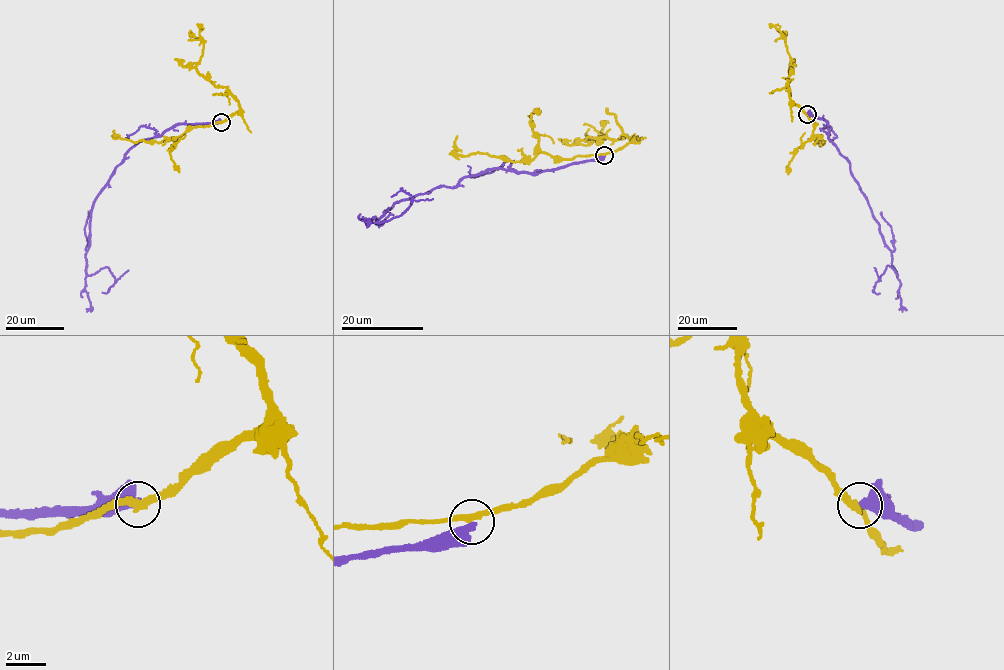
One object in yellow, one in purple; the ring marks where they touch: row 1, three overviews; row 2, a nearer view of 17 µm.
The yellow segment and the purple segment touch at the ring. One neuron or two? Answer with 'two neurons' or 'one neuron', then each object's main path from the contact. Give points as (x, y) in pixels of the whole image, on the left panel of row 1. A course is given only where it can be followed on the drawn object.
two neurons; yellow runs (220, 122), (237, 112), (238, 101), (196, 68), (203, 40), (199, 32), (201, 26), (203, 28); purple runs (220, 122), (140, 140), (115, 168), (85, 256), (88, 275), (107, 267), (115, 279), (102, 292)

